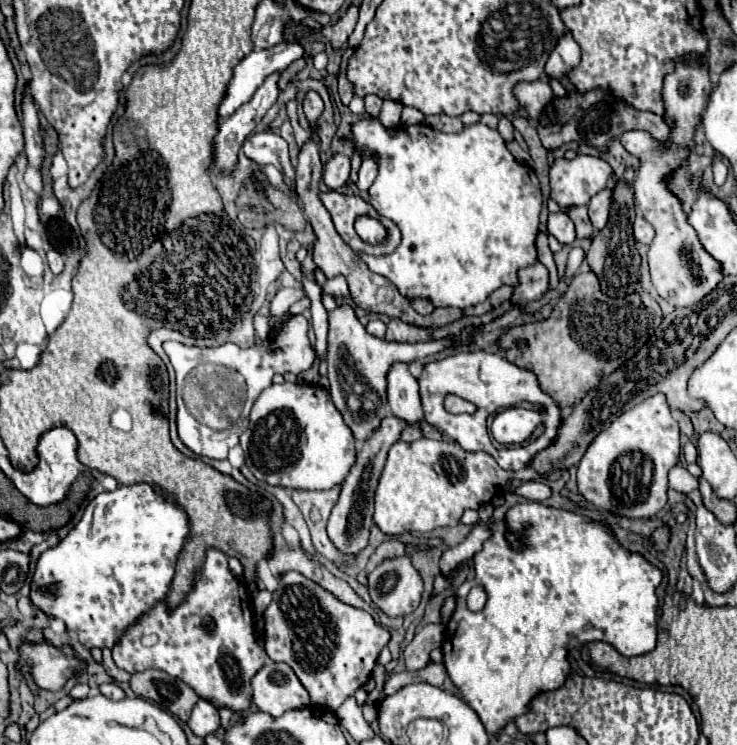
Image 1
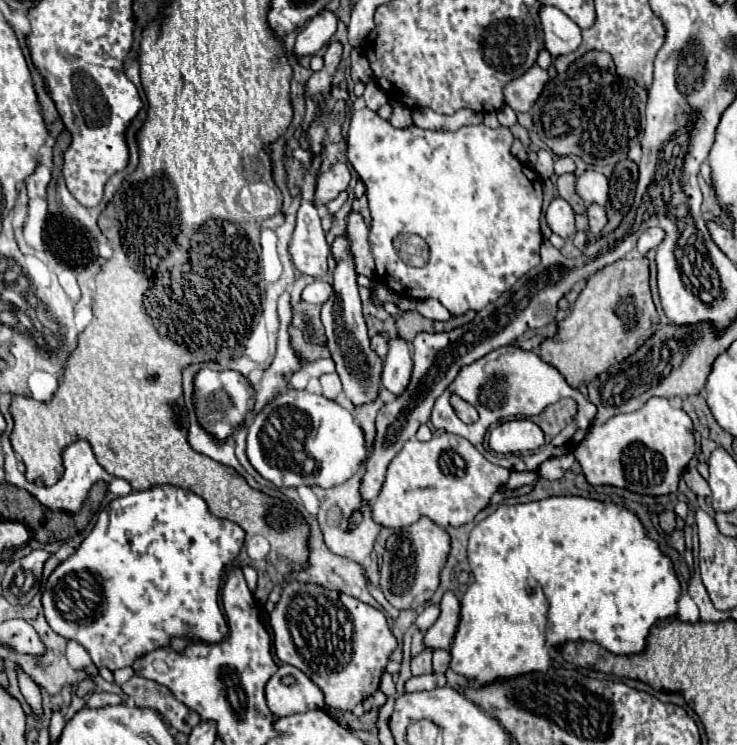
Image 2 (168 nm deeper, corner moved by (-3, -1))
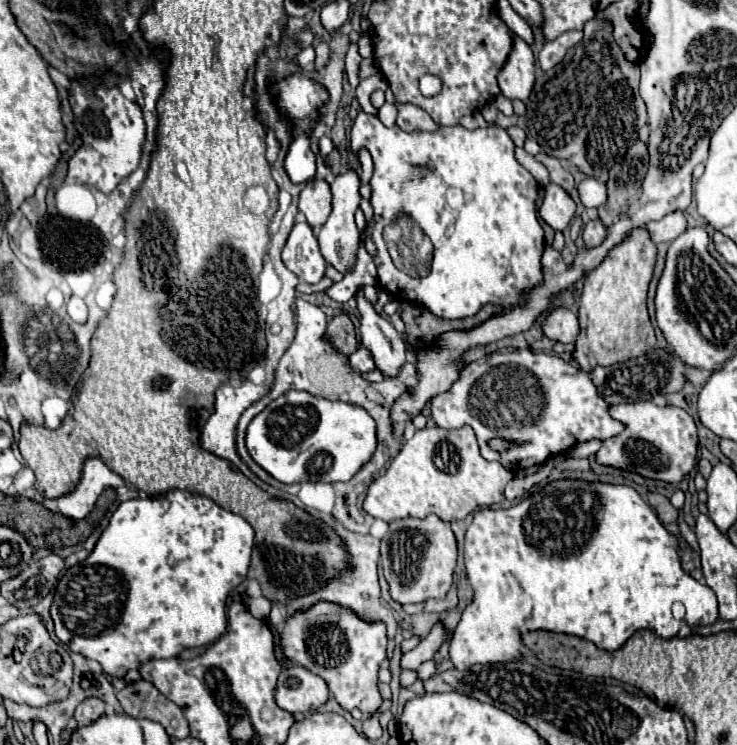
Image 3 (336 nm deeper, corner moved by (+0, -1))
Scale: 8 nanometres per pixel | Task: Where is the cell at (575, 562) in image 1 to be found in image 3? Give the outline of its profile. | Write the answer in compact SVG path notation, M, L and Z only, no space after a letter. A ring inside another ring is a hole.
M560 479L560 481L546 483L540 491L532 493L528 499L524 499L522 503L518 503L510 509L480 509L474 513L472 525L466 531L464 561L466 561L468 581L474 589L474 601L472 601L472 605L468 605L464 609L462 619L460 619L456 631L450 639L450 659L452 659L454 667L460 671L464 671L476 663L502 663L502 661L520 659L520 647L522 647L520 635L524 631L532 631L536 627L560 631L560 633L570 633L570 635L588 639L600 649L616 651L616 647L622 647L640 629L652 629L652 631L656 631L658 637L672 639L678 635L682 625L696 627L696 625L712 625L718 621L718 601L716 601L714 591L708 585L702 585L696 579L692 579L688 573L684 573L682 563L680 563L680 555L678 555L678 539L670 531L666 531L666 527L660 523L654 507L648 505L640 497L640 493L630 485L612 485L612 483L600 483L600 481L598 483L586 483L582 479ZM676 601L680 601L686 607L684 619L672 617L672 603L676 603Z

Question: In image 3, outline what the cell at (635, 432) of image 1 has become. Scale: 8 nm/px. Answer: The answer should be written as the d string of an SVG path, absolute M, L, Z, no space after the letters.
M640 401L612 407L612 417L626 423L626 429L620 435L602 441L602 447L596 453L598 463L620 469L634 469L644 477L662 479L668 483L678 483L686 473L694 469L698 433L694 419L684 409L670 405L656 407L650 401Z

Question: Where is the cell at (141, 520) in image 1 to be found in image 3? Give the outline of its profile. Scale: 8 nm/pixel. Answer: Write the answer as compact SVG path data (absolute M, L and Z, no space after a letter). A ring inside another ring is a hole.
M168 491L164 495L158 497L146 497L146 499L132 499L132 501L124 501L120 503L120 507L114 511L110 525L104 529L102 537L98 539L94 551L90 553L90 557L82 563L78 563L76 567L68 569L58 587L56 587L56 597L52 603L52 619L56 625L56 635L62 643L66 643L74 653L84 655L86 659L96 659L102 667L104 673L110 677L124 677L130 669L138 669L142 663L150 661L150 659L174 659L178 657L184 649L188 647L200 647L200 645L208 645L214 643L228 625L226 619L226 603L230 599L230 593L246 579L248 575L248 565L250 565L250 555L252 555L252 545L254 545L254 529L248 525L248 521L244 521L240 515L222 509L220 505L216 505L212 499L198 495L198 493L190 493L190 491ZM120 595L126 595L126 601L122 605L122 619L120 619Z

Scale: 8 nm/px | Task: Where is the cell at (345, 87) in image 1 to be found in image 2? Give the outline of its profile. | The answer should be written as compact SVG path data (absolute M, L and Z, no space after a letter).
M353 49L351 51L351 55L349 55L351 59L351 79L357 83L357 81L361 81L361 83L367 83L371 77L373 77L373 73L371 73L371 69L369 69L369 63L367 63L367 59L365 59L365 55L361 55L357 49Z

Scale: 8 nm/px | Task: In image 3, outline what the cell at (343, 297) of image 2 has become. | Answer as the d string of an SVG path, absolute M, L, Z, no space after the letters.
M346 169L340 175L334 177L334 181L330 183L332 189L332 213L326 221L326 225L318 231L318 243L320 243L320 253L326 259L326 263L330 263L332 267L336 267L340 273L346 273L354 267L356 261L356 249L358 249L358 237L360 231L354 223L354 213L360 205L360 177L354 169Z

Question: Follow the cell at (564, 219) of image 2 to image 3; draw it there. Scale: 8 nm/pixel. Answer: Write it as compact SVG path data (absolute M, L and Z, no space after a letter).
M548 183L544 187L544 203L540 207L540 217L554 229L554 231L564 231L576 211L576 203L574 199L560 187L554 183Z

